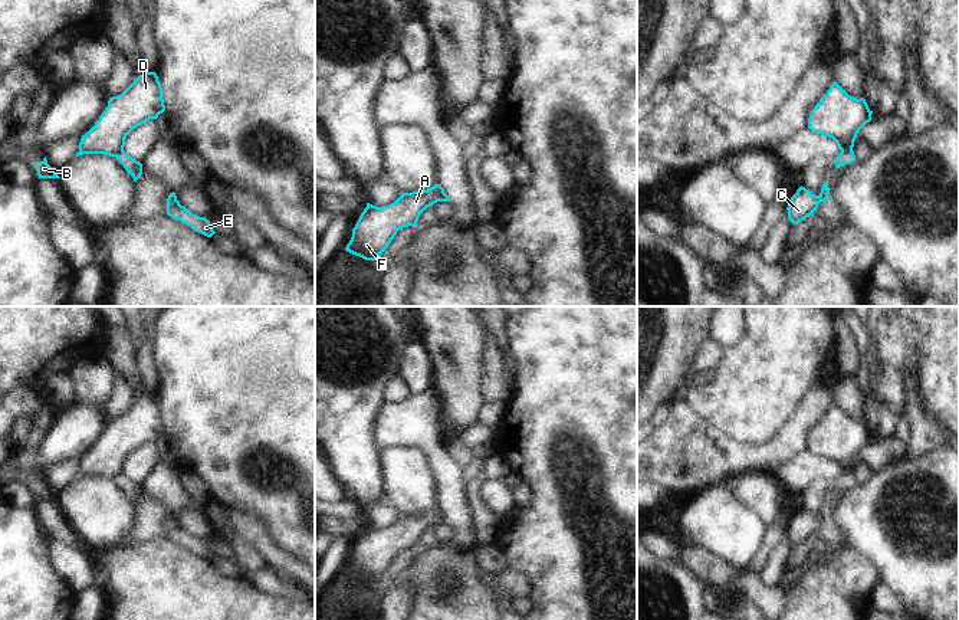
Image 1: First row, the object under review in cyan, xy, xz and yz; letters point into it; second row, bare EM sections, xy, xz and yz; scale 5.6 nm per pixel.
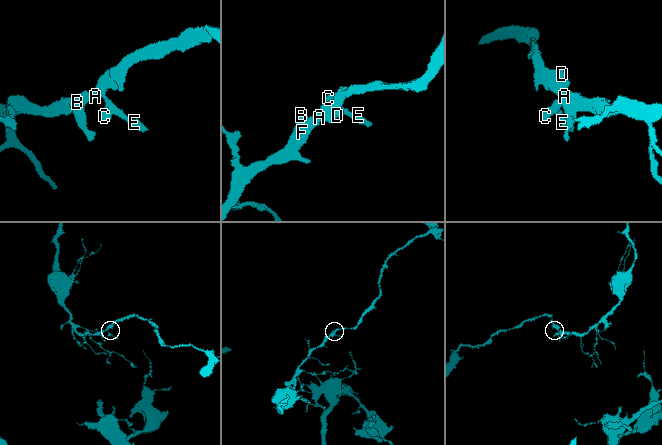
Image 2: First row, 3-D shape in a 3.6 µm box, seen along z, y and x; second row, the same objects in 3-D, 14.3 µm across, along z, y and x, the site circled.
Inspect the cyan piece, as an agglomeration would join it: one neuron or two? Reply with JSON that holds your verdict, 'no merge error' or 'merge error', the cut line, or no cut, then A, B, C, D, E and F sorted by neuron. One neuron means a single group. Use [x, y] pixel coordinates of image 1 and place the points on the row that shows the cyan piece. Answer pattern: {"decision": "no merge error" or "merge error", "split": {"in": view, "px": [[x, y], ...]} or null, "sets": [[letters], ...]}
{"decision": "merge error", "split": {"in": "yz", "px": [[851, 148], [841, 153]]}, "sets": [["A", "B", "D", "F"], ["C", "E"]]}

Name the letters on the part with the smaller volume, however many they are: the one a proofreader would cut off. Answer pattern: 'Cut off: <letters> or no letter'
Cut off: C, E

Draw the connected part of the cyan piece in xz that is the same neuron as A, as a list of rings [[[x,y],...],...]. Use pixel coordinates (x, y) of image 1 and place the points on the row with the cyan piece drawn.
[[[436,184],[423,191],[401,193],[391,204],[377,207],[367,203],[345,250],[365,260],[380,260],[397,232],[417,226],[420,214],[441,200],[444,188]]]

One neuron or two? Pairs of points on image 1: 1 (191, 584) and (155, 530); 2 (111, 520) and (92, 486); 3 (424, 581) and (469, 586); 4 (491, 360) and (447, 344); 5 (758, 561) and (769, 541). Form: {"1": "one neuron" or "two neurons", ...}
{"1": "two neurons", "2": "one neuron", "3": "one neuron", "4": "two neurons", "5": "one neuron"}

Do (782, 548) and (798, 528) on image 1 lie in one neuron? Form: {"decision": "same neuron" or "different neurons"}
{"decision": "same neuron"}

